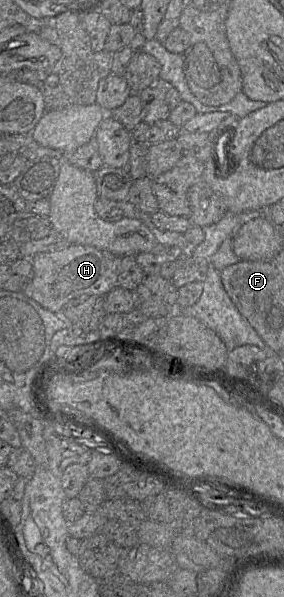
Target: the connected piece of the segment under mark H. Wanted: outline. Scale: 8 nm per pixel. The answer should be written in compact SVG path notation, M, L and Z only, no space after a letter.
M69 245L58 251L42 252L31 258L33 272L23 293L41 306L60 313L63 306L80 295L106 295L118 285L118 260L108 251L87 245Z

